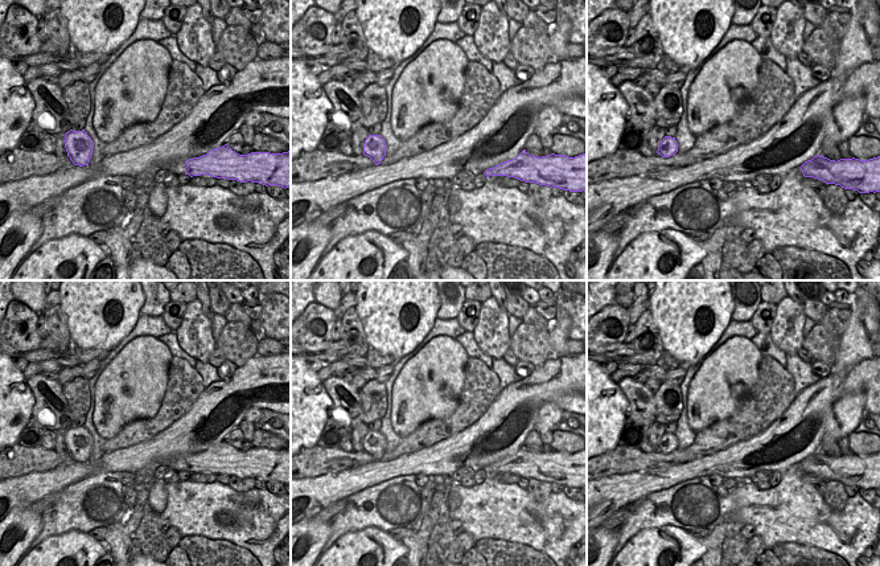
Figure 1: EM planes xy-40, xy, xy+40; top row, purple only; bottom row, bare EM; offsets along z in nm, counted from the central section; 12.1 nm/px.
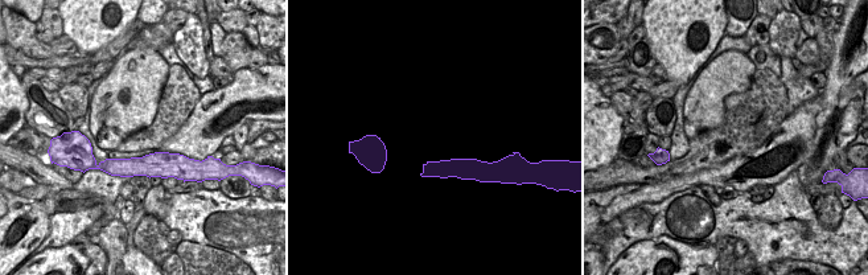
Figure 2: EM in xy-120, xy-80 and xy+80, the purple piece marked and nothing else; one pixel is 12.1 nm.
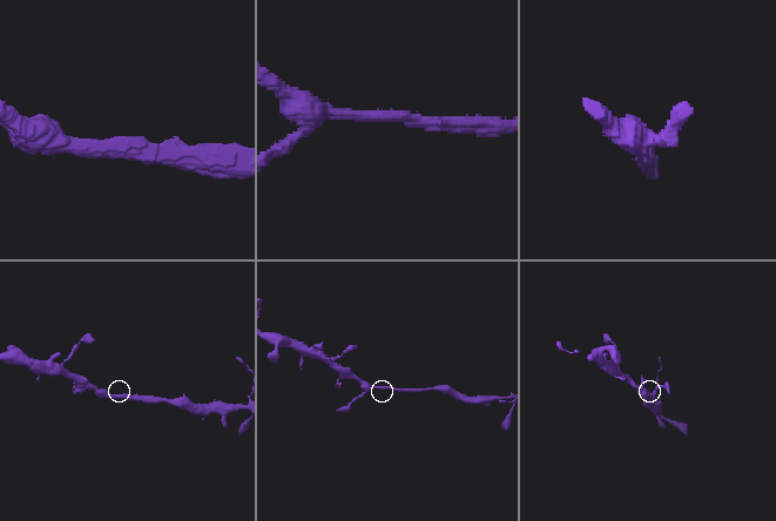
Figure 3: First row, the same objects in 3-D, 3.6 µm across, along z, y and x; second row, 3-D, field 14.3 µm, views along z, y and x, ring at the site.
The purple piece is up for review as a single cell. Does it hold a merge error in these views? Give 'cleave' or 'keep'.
keep

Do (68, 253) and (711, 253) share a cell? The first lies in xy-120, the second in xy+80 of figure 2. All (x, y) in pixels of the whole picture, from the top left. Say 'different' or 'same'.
same

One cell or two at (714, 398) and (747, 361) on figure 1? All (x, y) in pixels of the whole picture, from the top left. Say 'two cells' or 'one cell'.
one cell

